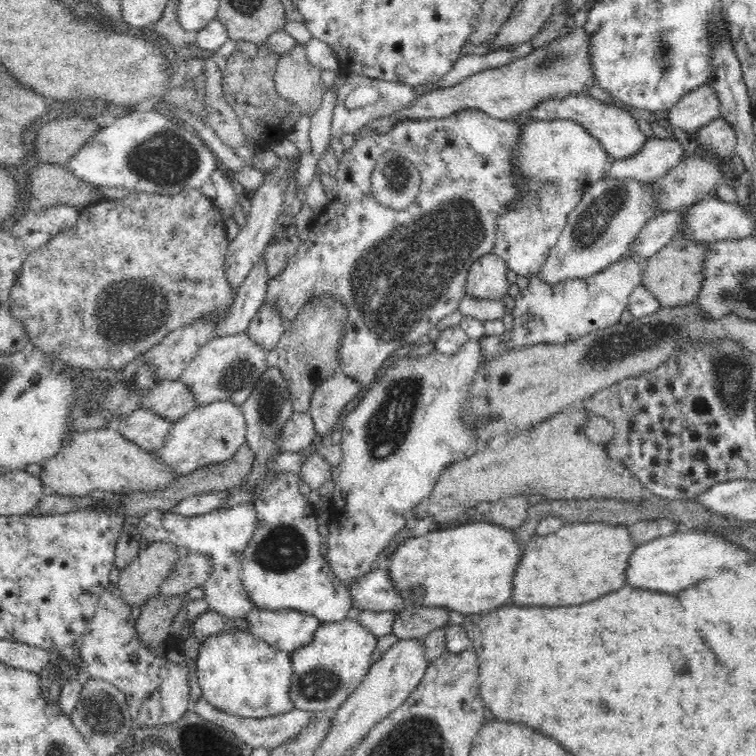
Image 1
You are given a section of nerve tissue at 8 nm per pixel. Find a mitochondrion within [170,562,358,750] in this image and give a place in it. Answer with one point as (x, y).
(321, 684)

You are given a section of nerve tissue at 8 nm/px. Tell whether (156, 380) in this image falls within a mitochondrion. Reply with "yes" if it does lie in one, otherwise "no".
no

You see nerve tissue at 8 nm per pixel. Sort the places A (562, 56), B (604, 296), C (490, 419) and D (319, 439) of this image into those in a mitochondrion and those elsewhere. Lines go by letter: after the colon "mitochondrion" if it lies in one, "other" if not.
A: mitochondrion
B: other
C: mitochondrion
D: other

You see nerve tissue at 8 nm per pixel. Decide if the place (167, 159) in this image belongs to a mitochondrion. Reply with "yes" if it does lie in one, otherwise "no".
yes

